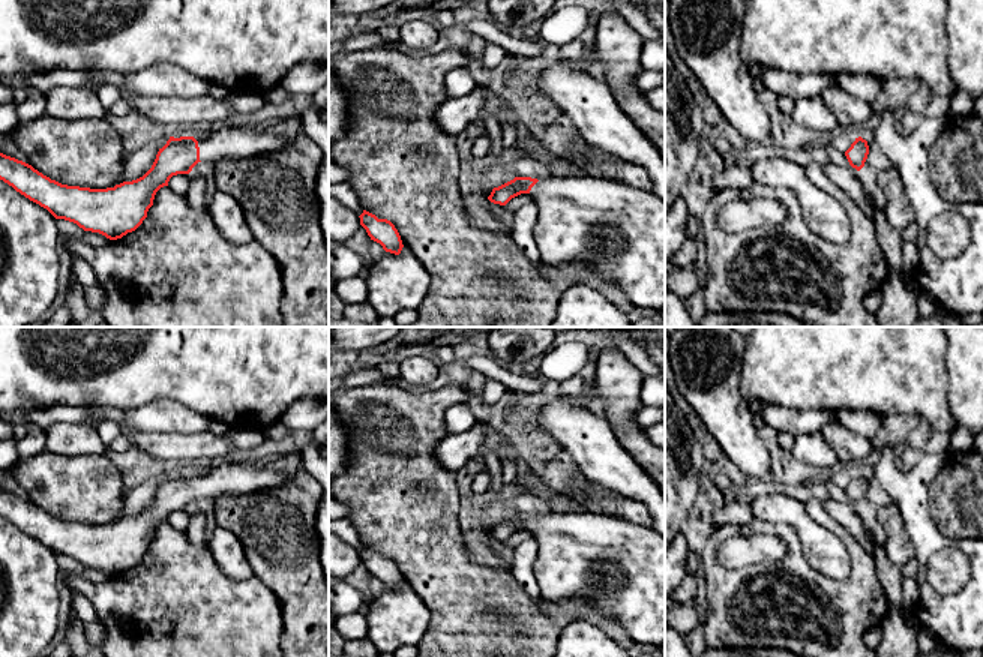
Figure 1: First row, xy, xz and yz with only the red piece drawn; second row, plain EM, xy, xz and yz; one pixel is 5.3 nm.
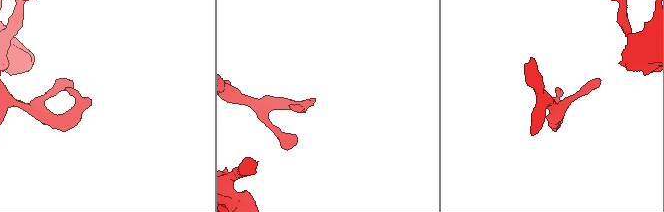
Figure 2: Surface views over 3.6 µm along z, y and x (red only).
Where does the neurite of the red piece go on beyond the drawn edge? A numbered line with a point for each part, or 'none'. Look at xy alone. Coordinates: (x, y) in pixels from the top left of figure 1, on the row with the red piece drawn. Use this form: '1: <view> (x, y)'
1: xy (227, 141)

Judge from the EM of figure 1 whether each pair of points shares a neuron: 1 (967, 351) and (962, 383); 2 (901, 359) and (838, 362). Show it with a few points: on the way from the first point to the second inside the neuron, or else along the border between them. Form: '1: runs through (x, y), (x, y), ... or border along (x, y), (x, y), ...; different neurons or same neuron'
1: runs through (967, 359), (967, 375); same neuron
2: runs through (886, 359), (853, 359); same neuron

